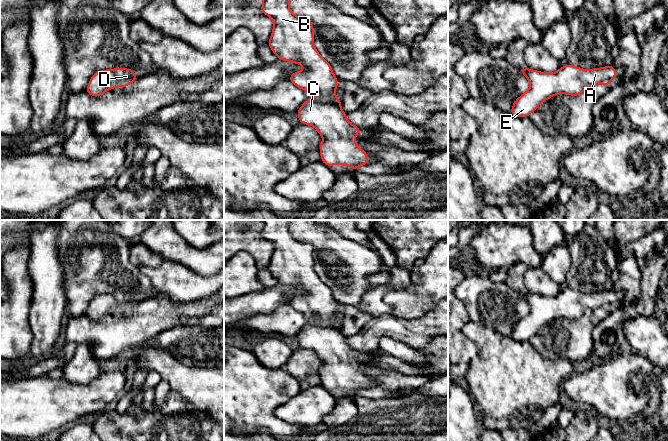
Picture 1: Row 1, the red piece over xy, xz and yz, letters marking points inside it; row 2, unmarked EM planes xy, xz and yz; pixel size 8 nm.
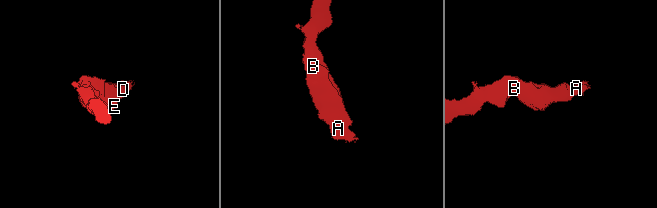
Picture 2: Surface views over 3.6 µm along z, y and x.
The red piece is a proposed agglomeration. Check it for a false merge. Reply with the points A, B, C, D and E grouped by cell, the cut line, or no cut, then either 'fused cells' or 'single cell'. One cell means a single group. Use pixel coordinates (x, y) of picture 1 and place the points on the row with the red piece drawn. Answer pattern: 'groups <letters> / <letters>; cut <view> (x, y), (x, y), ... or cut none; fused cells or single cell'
groups A B C D E; cut none; single cell

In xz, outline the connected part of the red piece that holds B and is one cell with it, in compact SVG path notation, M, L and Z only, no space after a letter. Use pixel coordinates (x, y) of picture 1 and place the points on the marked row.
M263 0L260 11L273 20L268 45L278 60L301 64L305 68L304 71L292 73L288 80L308 94L312 92L319 94L318 98L306 100L297 110L299 123L313 126L322 136L323 141L319 145L321 162L328 167L346 165L356 171L359 167L369 163L368 153L355 142L361 128L351 124L347 119L347 113L341 109L342 101L335 95L338 78L334 75L332 66L314 46L313 23L292 13L289 4L290 0Z

